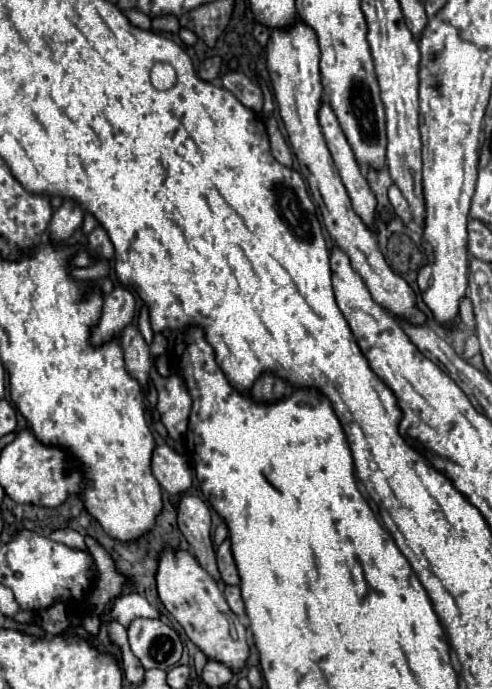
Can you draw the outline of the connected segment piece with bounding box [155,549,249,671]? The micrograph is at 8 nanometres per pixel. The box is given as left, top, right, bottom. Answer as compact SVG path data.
M163 549L157 567L157 593L165 609L179 621L187 637L209 657L225 663L231 671L239 671L249 655L245 627L229 609L219 583L197 563L197 559L183 549Z

